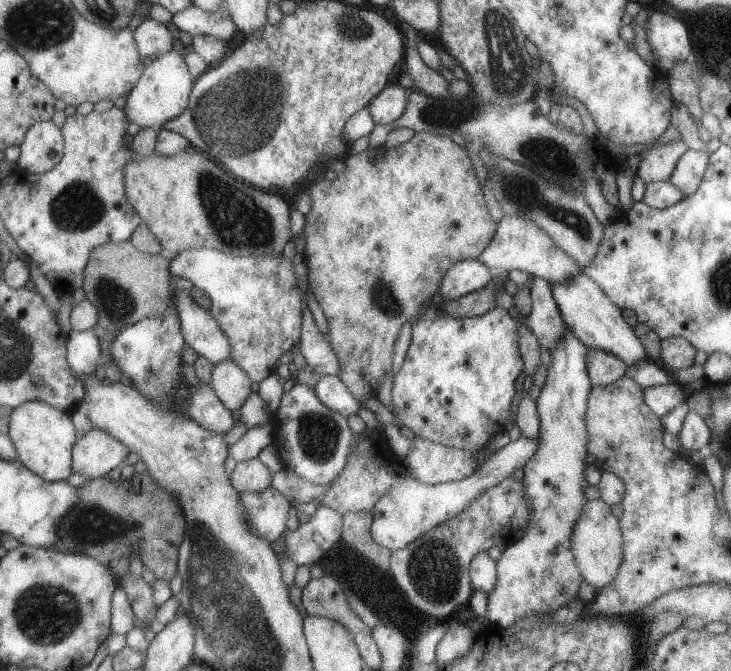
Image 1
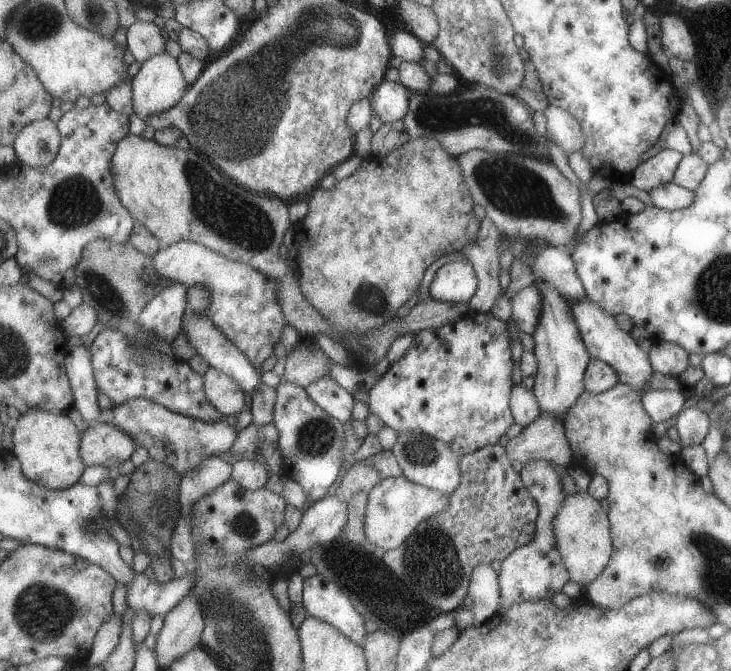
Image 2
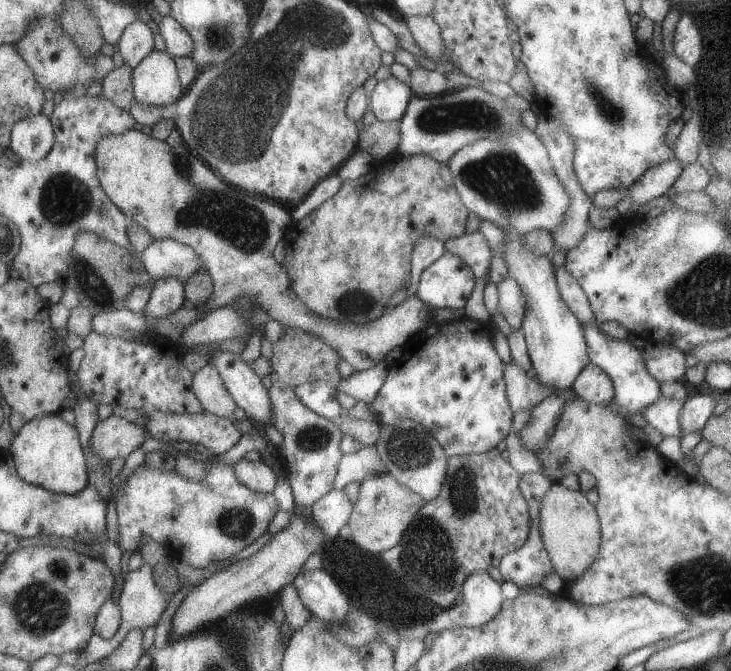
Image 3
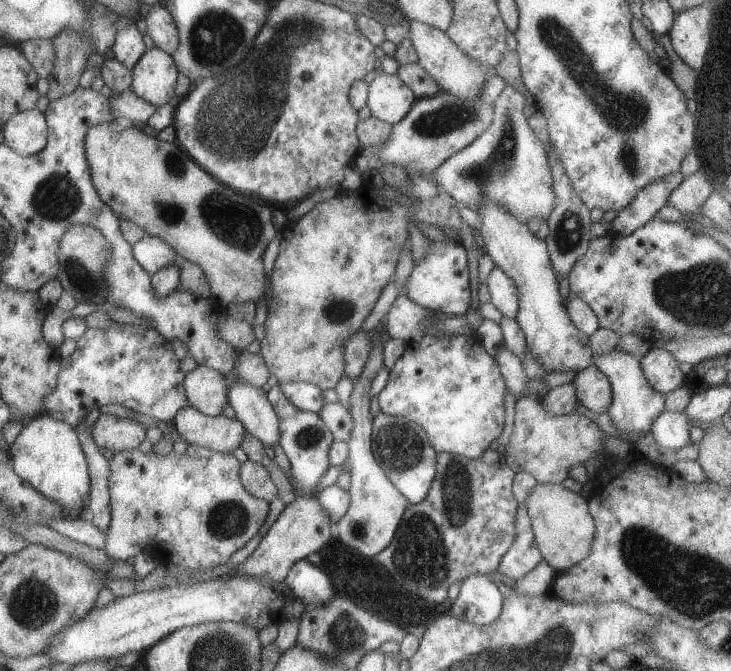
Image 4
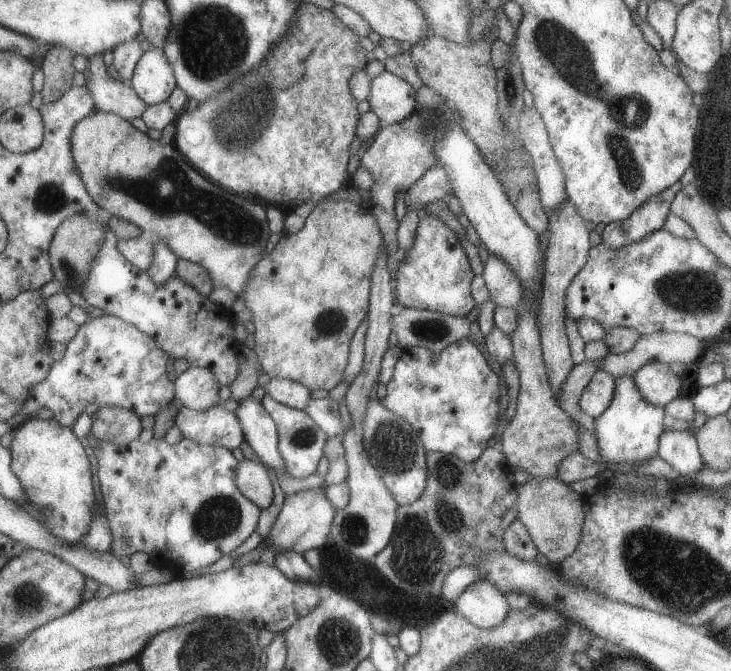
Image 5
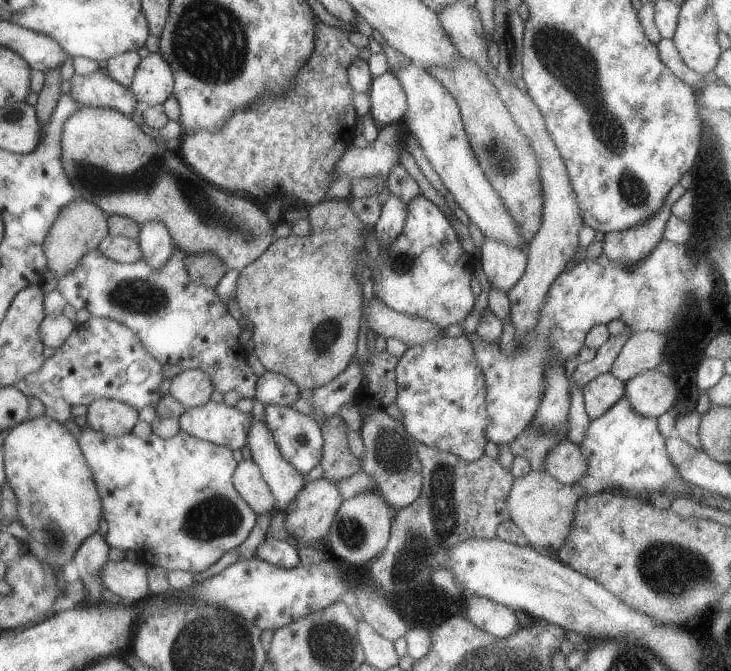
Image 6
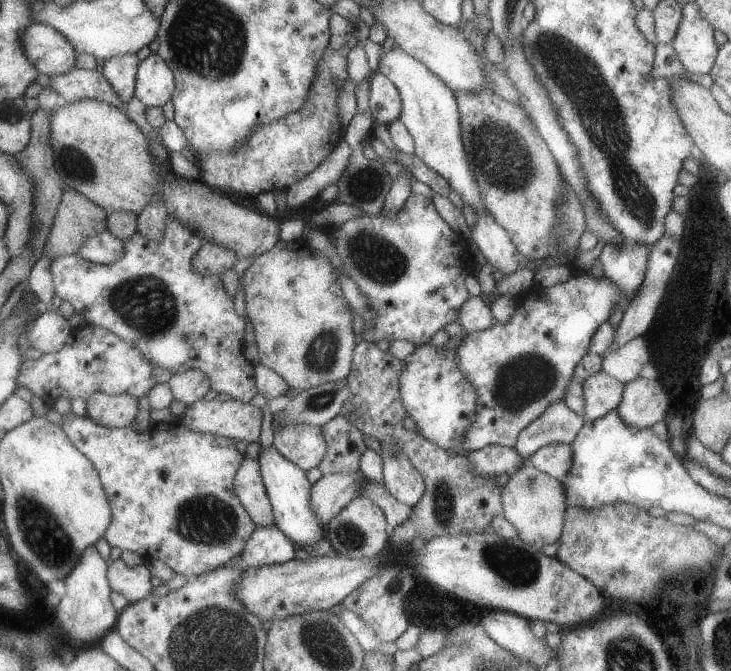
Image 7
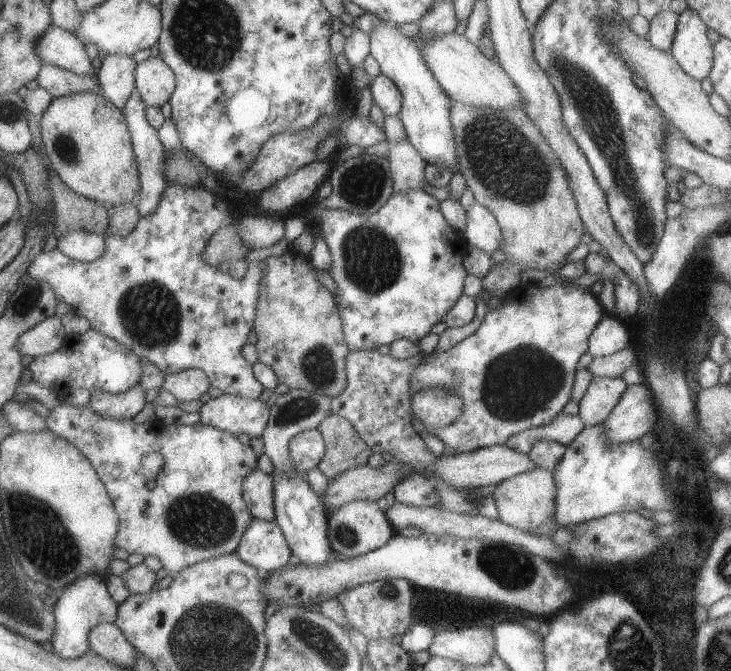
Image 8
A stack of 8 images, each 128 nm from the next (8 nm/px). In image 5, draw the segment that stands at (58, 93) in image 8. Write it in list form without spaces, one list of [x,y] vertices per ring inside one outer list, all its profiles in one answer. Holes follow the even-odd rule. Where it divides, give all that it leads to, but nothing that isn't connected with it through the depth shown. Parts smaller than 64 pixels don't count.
[[[100,53],[87,58],[92,73],[90,84],[86,84],[92,92],[97,110],[114,113],[121,118],[132,121],[148,108],[138,96],[129,82],[113,79],[107,71],[103,55]]]

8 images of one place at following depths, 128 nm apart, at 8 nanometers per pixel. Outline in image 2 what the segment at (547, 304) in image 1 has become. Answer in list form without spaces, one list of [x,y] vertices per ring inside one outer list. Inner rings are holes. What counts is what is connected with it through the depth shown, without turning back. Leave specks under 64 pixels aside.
[[[536,285],[523,288],[510,299],[510,302],[511,319],[516,321],[522,332],[533,335],[543,308],[541,290]]]

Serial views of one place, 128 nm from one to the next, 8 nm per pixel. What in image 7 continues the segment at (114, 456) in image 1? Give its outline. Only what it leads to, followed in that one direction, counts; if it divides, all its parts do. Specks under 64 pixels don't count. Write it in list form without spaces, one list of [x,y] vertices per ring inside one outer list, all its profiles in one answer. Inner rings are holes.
[[[94,393],[87,400],[86,414],[100,426],[121,429],[131,426],[138,410],[138,399],[133,396]]]

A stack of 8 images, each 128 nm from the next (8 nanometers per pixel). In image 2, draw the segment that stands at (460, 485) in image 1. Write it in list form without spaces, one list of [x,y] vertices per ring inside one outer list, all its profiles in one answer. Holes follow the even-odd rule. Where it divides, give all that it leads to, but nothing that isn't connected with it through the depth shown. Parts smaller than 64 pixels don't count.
[[[545,413],[510,439],[505,451],[512,464],[544,459],[566,467],[575,455],[566,438],[562,419]],[[404,475],[382,479],[368,494],[369,501],[364,515],[365,535],[370,542],[385,551],[398,548],[420,523],[434,517],[449,505],[449,496],[416,484]]]

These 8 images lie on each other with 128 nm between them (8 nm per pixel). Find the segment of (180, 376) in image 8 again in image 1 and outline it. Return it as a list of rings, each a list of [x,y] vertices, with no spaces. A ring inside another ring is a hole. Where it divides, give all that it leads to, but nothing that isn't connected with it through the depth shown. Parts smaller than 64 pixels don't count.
[[[232,359],[223,360],[213,366],[210,386],[222,404],[231,411],[241,409],[252,392],[250,377]]]

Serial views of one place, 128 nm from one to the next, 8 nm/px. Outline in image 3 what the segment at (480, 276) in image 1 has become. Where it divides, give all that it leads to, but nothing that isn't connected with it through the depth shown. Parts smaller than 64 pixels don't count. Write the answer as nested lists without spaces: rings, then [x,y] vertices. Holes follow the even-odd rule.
[[[446,251],[422,272],[416,296],[432,308],[465,308],[476,278],[472,269]]]

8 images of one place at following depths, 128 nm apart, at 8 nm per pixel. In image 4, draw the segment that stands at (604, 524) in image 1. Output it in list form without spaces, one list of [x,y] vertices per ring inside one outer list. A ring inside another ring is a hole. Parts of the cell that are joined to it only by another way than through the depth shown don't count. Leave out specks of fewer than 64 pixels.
[[[540,483],[528,497],[527,509],[537,547],[543,559],[557,573],[566,572],[592,552],[596,527],[588,503],[589,500],[582,493],[570,491],[564,485],[554,483]]]

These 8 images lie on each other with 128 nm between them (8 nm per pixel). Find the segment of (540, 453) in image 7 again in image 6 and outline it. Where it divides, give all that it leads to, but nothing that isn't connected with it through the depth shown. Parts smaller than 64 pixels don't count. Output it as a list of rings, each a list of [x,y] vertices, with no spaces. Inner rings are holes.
[[[566,440],[547,454],[545,470],[562,484],[575,486],[586,474],[587,460],[577,444]]]

